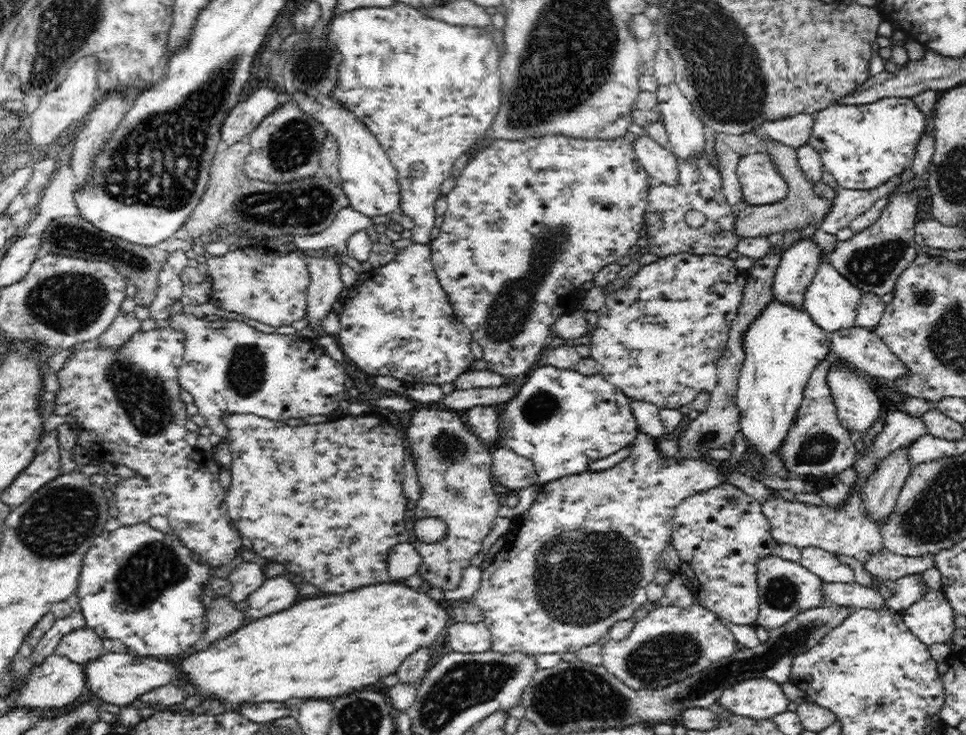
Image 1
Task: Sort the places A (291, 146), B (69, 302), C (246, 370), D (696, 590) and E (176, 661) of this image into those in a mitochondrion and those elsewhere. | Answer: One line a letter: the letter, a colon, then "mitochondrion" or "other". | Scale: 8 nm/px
A: mitochondrion
B: mitochondrion
C: mitochondrion
D: other
E: other

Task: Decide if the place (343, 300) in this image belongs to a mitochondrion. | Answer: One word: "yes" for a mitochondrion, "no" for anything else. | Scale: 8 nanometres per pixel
no

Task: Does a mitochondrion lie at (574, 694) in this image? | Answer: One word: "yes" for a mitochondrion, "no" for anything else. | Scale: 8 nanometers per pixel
yes

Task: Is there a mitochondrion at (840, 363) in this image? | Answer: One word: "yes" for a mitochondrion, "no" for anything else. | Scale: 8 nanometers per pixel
no

